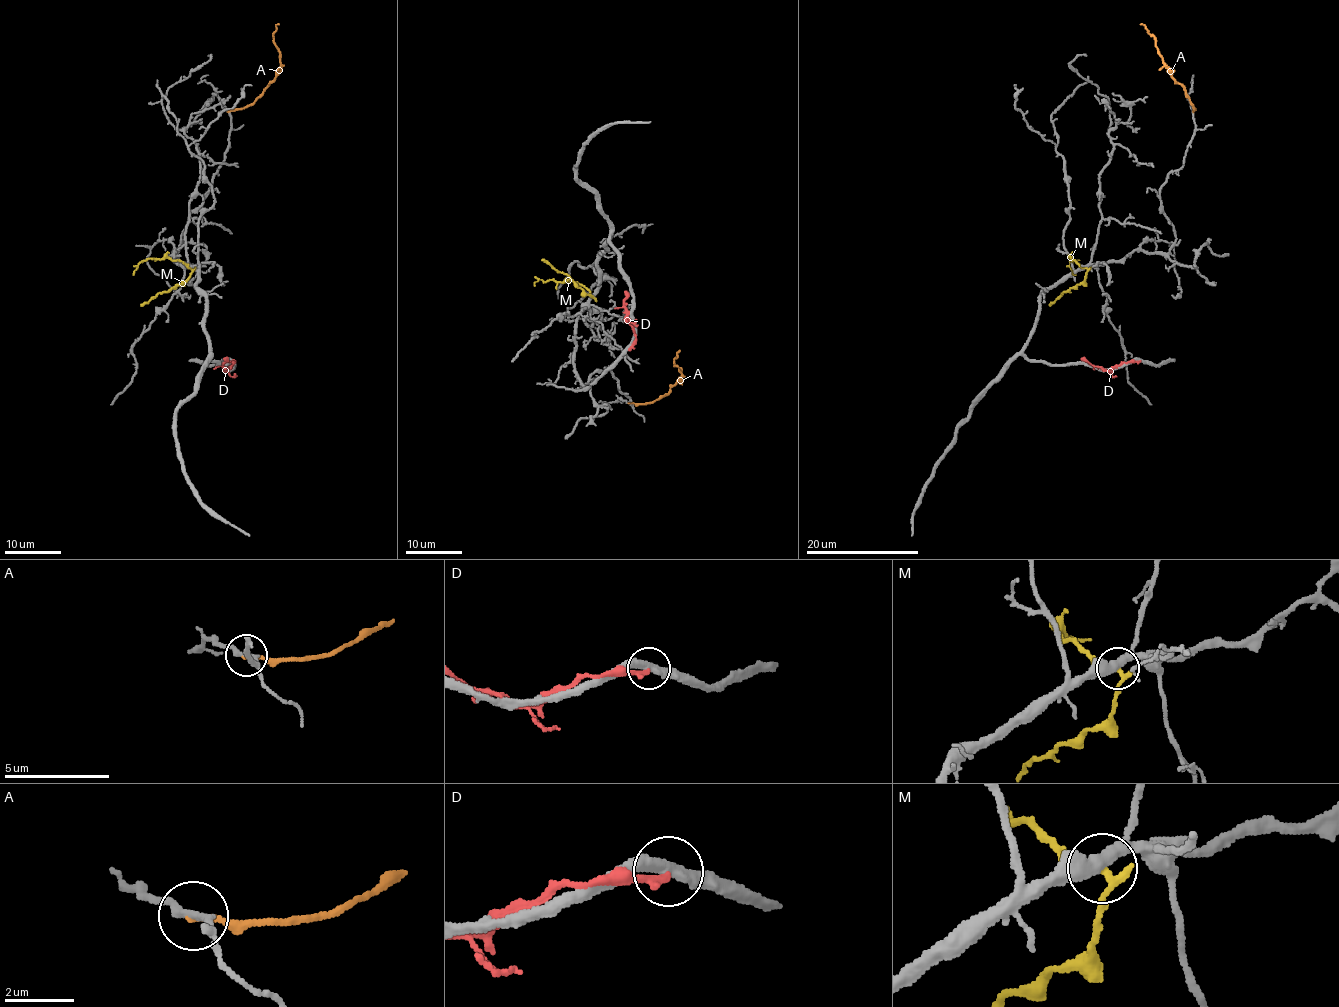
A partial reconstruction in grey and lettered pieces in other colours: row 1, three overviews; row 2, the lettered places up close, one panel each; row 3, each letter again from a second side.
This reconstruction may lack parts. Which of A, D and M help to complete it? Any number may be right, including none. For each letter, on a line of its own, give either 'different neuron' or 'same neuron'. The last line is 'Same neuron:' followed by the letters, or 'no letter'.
A: different neuron
D: different neuron
M: different neuron
Same neuron: no letter

